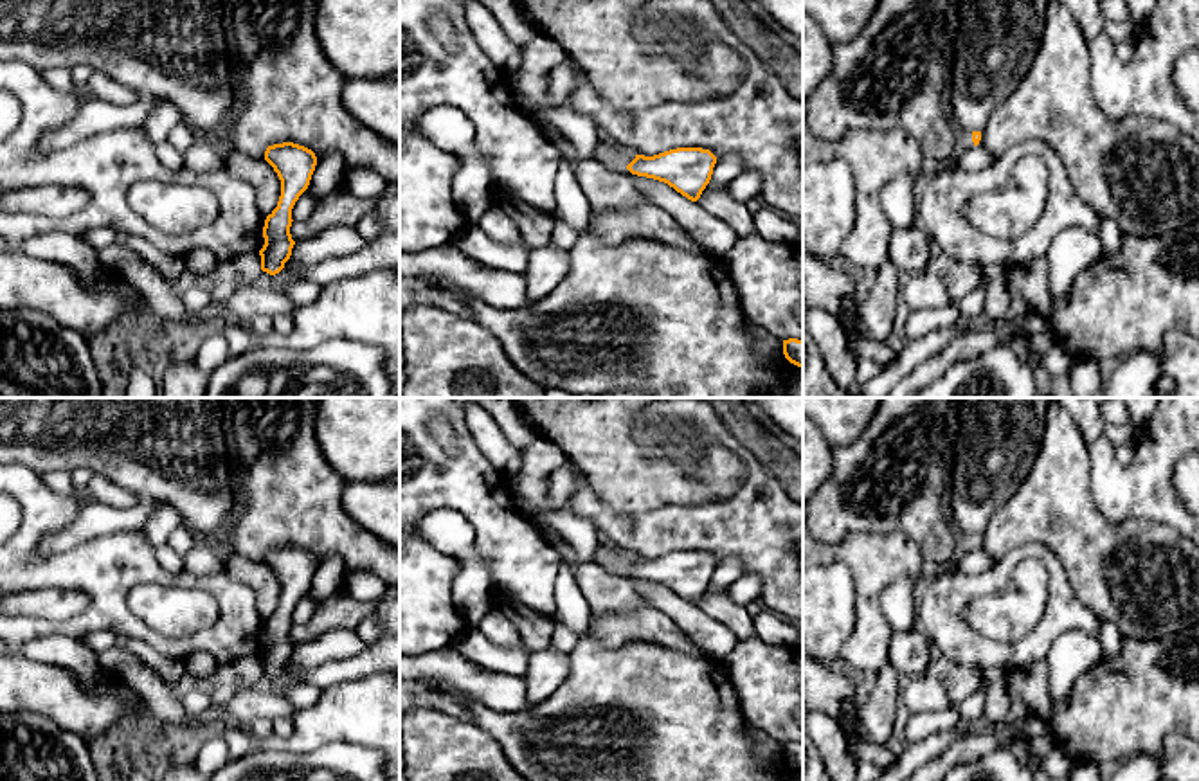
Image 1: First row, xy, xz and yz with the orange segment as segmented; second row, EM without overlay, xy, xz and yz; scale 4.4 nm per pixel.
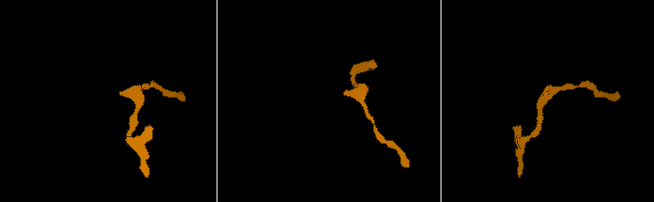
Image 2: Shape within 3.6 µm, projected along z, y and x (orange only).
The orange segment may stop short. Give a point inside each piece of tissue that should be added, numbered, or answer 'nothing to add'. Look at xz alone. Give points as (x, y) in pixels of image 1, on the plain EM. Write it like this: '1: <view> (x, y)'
1: xz (618, 564)

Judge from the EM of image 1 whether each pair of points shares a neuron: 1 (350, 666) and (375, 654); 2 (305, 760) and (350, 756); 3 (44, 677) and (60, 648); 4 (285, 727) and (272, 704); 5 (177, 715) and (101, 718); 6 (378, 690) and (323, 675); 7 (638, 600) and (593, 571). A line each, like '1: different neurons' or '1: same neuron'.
1: same neuron
2: same neuron
3: different neurons
4: different neurons
5: different neurons
6: different neurons
7: same neuron

